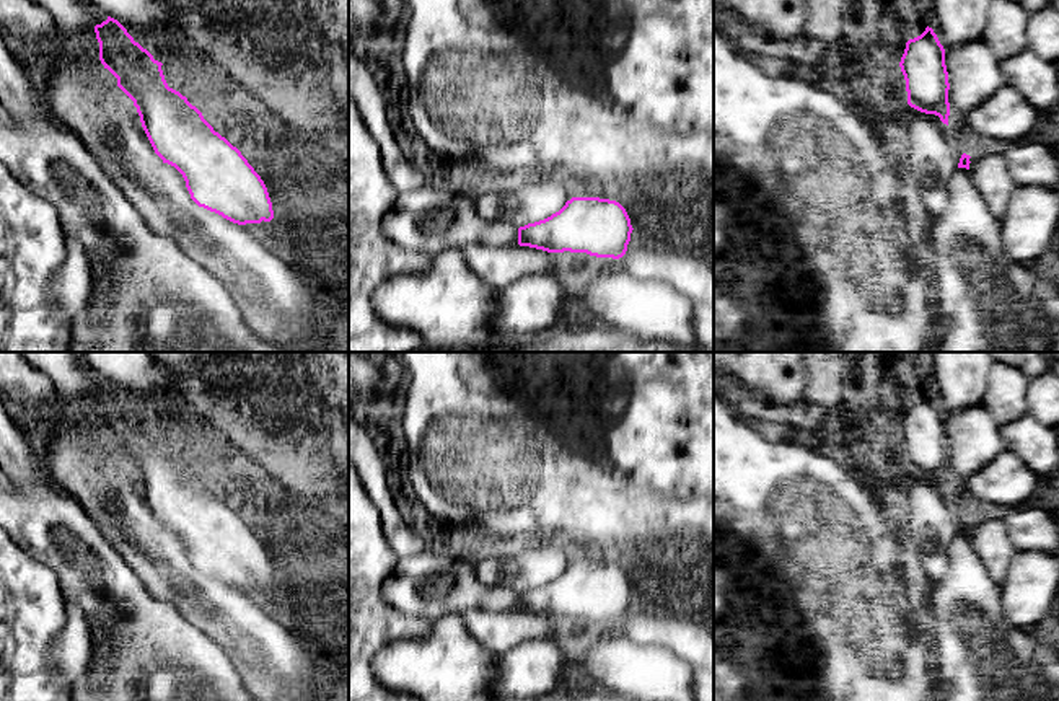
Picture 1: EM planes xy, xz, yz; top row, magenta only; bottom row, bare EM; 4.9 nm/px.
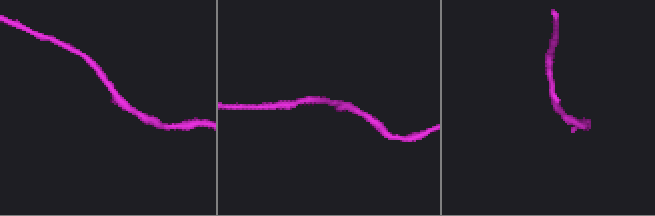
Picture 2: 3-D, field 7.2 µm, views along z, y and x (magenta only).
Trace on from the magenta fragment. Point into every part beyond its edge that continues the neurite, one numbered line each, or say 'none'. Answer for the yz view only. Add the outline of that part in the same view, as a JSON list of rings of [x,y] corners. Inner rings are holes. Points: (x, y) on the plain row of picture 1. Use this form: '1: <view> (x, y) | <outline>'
none

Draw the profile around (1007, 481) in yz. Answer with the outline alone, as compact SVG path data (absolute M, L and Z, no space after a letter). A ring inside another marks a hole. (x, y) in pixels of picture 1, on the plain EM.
M1004 450L961 486L961 492L974 504L997 504L1008 509L1026 505L1039 476L1013 452Z

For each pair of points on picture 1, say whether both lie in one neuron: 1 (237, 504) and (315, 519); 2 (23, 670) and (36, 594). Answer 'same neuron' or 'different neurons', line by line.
1: same neuron
2: same neuron

